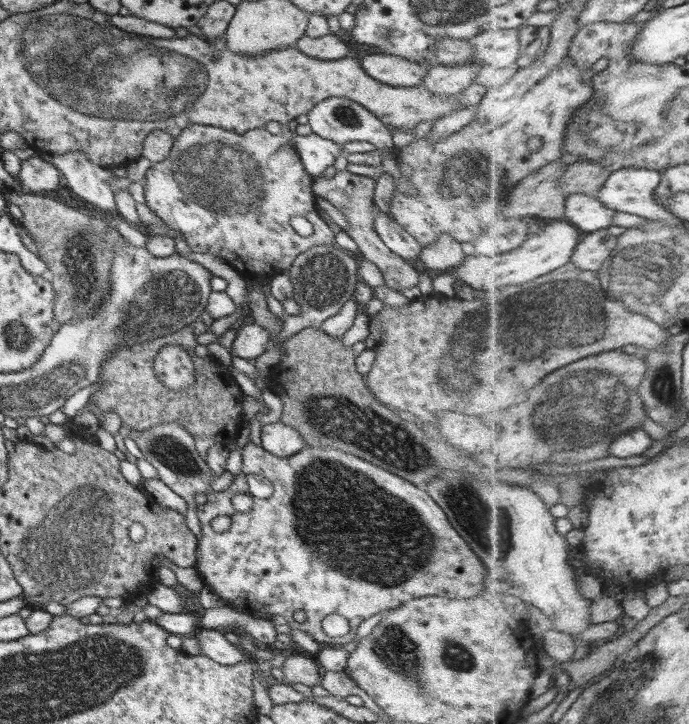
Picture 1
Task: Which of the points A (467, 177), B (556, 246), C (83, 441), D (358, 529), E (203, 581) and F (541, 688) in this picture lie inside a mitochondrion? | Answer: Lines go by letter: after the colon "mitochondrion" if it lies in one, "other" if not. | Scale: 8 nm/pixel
A: mitochondrion
B: other
C: other
D: mitochondrion
E: other
F: other

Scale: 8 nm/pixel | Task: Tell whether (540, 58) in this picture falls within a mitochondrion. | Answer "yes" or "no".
no

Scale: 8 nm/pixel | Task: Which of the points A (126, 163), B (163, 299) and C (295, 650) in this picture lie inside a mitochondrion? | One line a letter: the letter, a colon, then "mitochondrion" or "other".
A: other
B: mitochondrion
C: other

